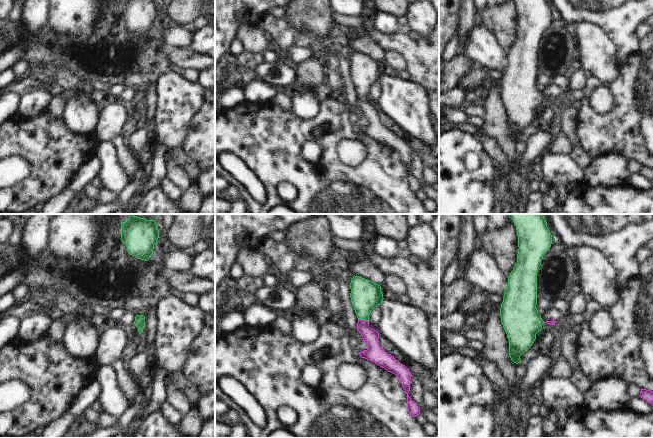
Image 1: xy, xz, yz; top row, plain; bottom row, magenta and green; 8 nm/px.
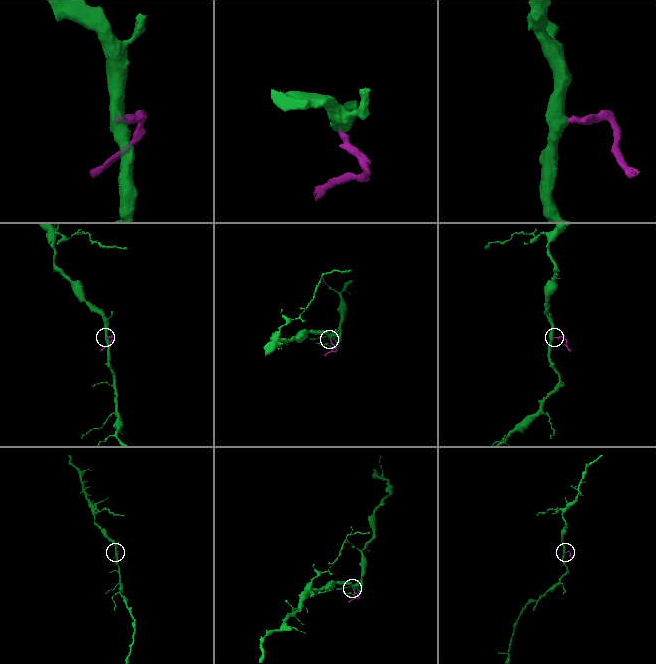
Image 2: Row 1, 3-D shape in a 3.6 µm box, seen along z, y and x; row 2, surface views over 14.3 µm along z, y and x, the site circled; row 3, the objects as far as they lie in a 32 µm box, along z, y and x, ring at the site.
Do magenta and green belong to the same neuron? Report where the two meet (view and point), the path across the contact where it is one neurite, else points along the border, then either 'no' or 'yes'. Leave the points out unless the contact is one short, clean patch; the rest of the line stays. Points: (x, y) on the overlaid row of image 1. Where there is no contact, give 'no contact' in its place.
contact xz (363, 320); way xz (370, 336), (363, 328), (363, 320), (365, 295); yes

